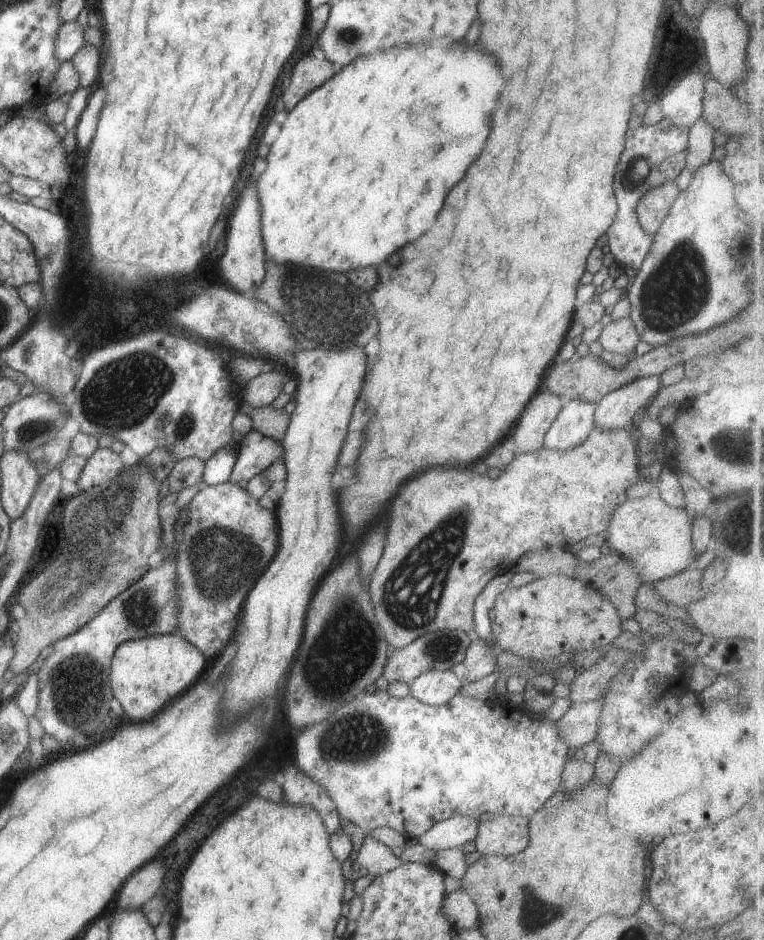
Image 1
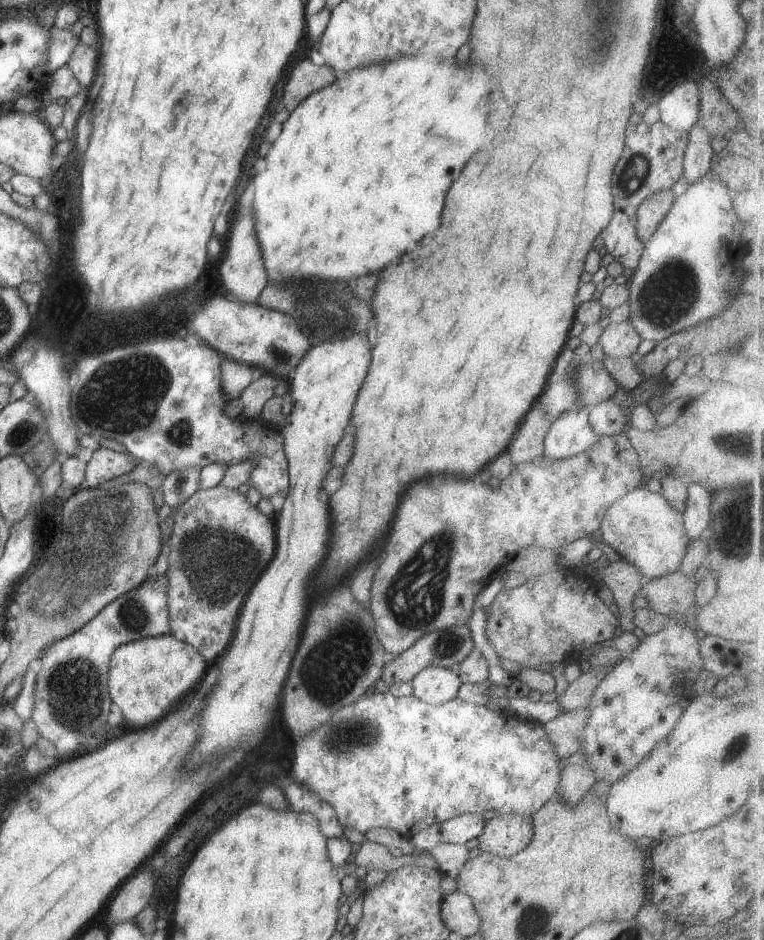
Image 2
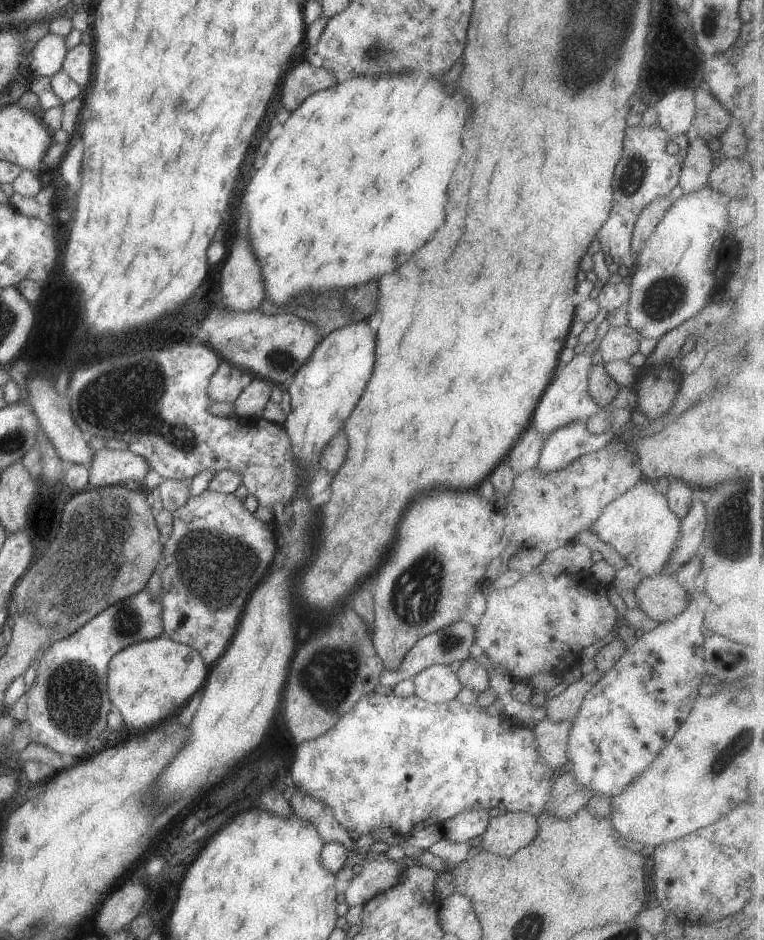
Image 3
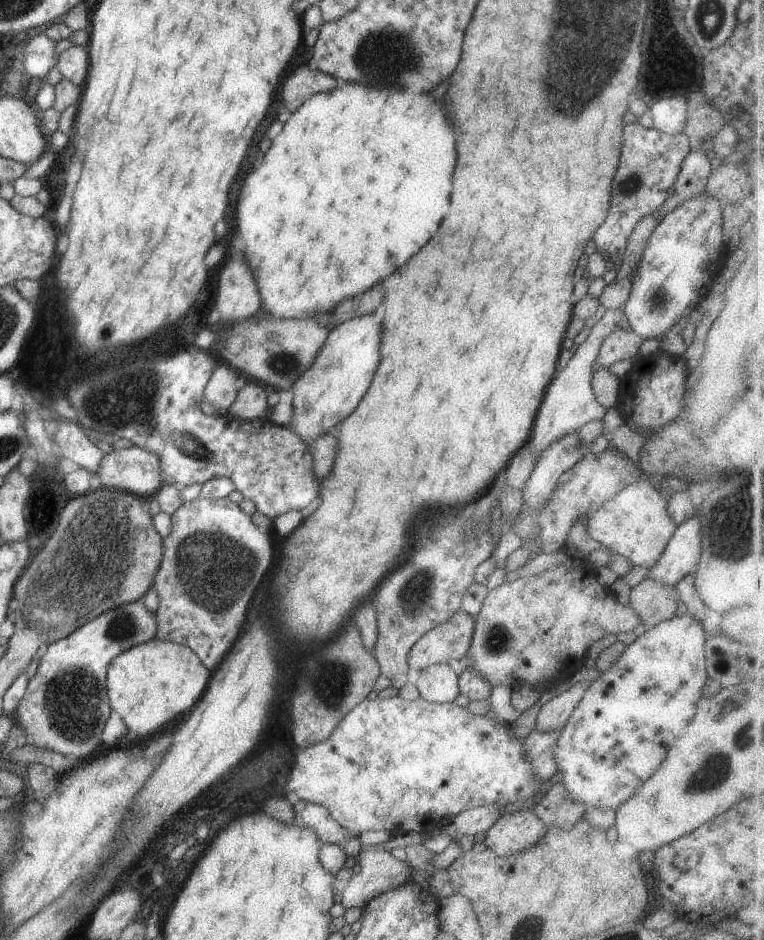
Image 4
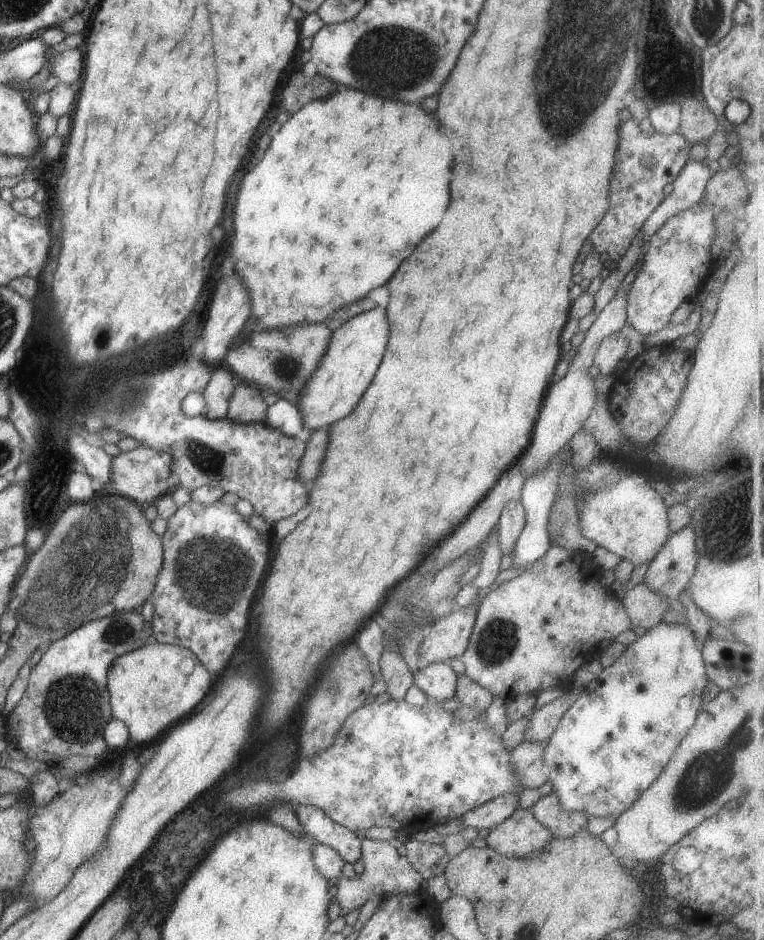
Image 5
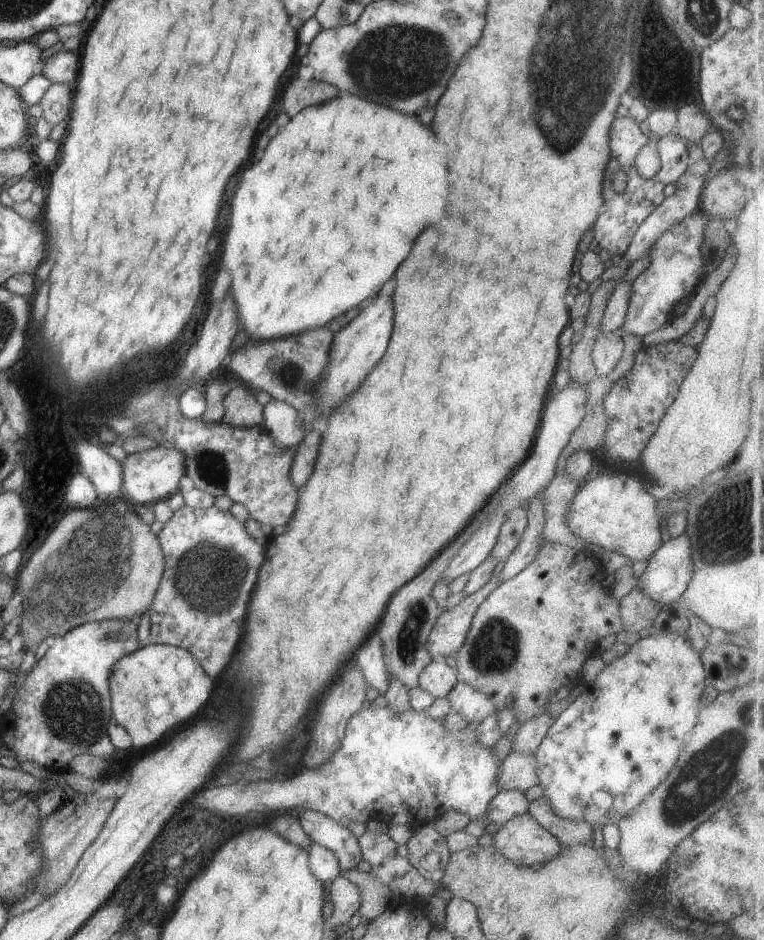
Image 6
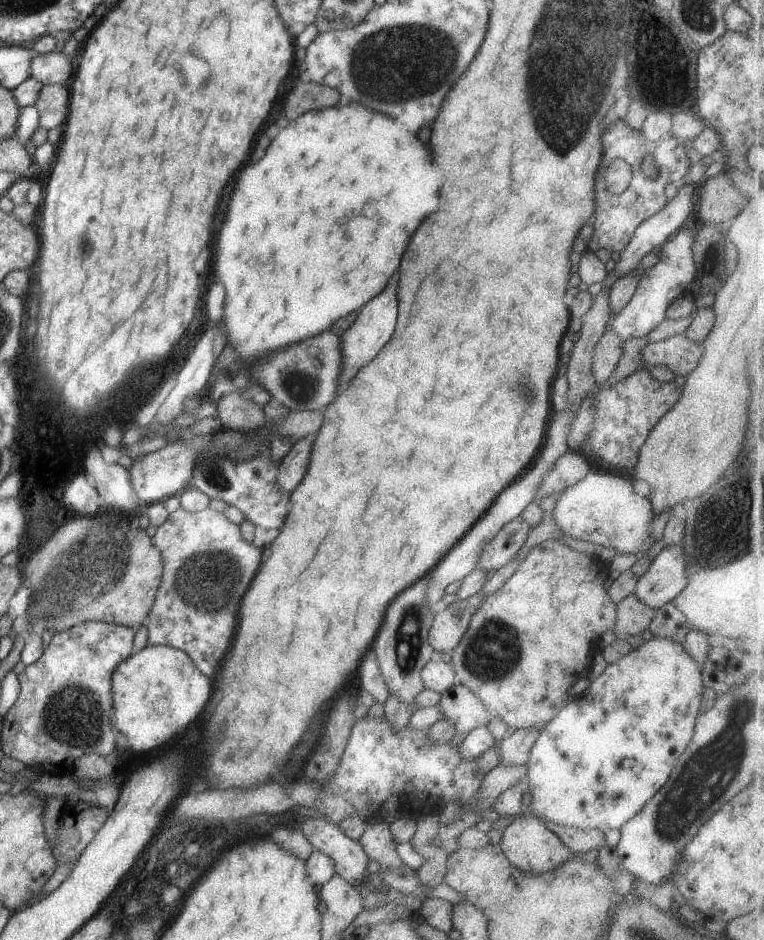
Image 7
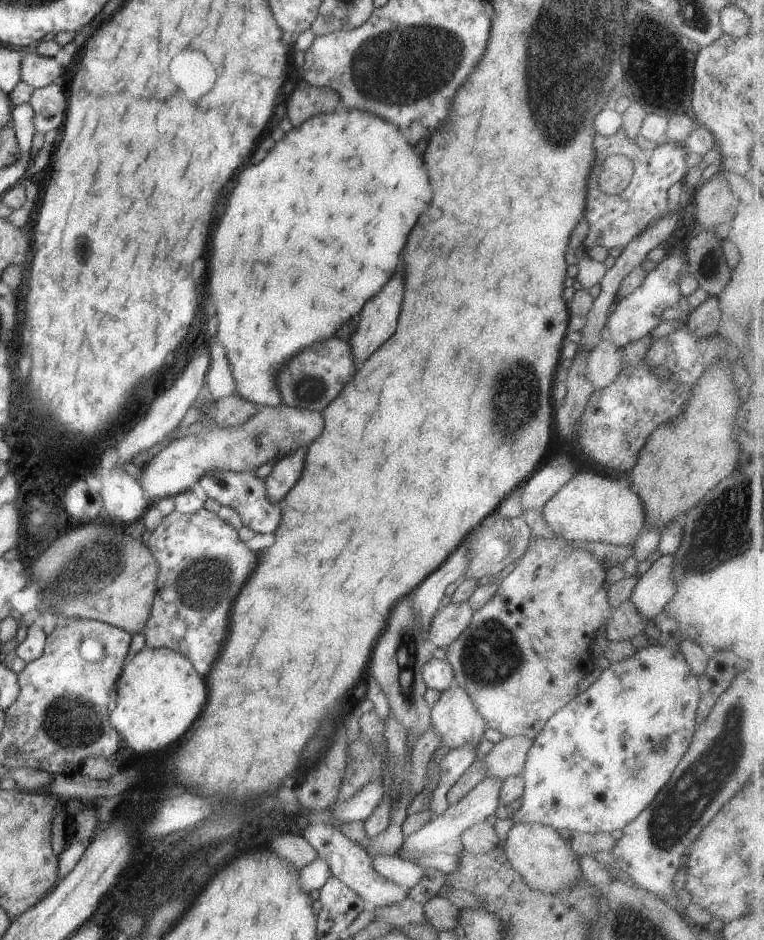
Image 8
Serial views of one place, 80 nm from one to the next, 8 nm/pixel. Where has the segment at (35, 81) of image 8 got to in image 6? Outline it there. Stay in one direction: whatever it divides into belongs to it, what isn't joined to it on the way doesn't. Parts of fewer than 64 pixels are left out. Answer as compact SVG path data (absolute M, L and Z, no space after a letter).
M59 51L53 54L43 63L41 74L53 83L73 86L79 75L80 58L78 55L72 51Z

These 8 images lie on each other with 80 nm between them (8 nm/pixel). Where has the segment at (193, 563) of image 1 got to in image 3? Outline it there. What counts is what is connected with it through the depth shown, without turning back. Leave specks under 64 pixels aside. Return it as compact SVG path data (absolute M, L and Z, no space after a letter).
M202 492L198 494L198 496L191 497L184 506L180 506L180 508L173 513L173 518L174 528L172 528L170 538L168 538L166 544L163 546L162 562L157 567L162 584L162 596L160 600L160 604L162 604L161 637L190 646L190 648L200 654L204 663L210 668L210 666L224 654L226 646L230 644L230 640L232 640L232 636L234 636L234 630L236 630L236 624L238 624L238 618L240 618L240 612L244 610L246 598L248 598L250 592L258 586L258 582L260 582L262 576L266 574L268 566L272 564L272 558L274 558L274 552L276 552L276 540L274 540L274 534L272 534L272 529L269 527L270 524L261 522L250 510L246 510L243 501L237 498L234 493L218 494L218 492Z

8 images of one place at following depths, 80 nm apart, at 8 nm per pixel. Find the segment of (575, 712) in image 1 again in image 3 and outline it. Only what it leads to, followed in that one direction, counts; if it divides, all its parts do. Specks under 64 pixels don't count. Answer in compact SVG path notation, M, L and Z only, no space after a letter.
M544 720L534 726L536 736L536 750L544 764L555 772L565 769L568 758L566 758L566 746L568 746L568 734L572 727L570 722L550 722Z

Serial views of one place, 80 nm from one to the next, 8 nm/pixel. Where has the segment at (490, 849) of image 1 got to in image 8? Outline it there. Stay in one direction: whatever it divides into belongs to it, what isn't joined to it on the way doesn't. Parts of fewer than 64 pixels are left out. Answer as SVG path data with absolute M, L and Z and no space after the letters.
M515 823L508 831L503 851L512 868L536 890L555 893L571 887L582 877L579 855L555 828L540 823Z

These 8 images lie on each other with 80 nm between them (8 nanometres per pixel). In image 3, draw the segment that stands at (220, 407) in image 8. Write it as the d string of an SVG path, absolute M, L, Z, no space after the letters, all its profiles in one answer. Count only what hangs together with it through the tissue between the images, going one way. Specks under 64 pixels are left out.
M254 378L238 399L234 402L236 417L246 419L260 419L263 418L263 411L270 400L271 392L274 385L268 380L261 378Z

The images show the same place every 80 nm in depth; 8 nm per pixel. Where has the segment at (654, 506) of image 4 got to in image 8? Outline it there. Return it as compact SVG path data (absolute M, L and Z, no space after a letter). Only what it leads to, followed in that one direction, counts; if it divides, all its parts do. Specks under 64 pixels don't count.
M580 470L543 506L542 513L549 528L566 541L606 542L620 546L633 546L637 538L648 528L644 503L638 494L635 495L630 489L630 484L620 482L615 476L602 474L597 470Z

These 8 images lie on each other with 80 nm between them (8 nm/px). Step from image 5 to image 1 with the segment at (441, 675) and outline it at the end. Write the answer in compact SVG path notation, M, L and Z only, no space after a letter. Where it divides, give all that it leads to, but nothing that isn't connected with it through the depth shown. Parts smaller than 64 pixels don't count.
M433 669L420 674L410 686L409 697L431 706L441 706L449 703L461 690L464 682L451 670Z

